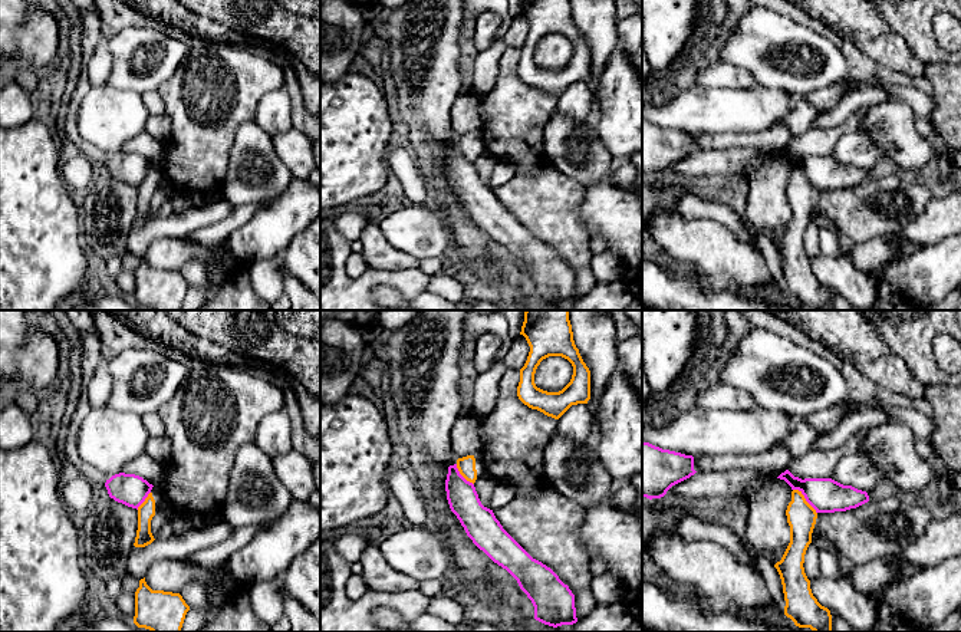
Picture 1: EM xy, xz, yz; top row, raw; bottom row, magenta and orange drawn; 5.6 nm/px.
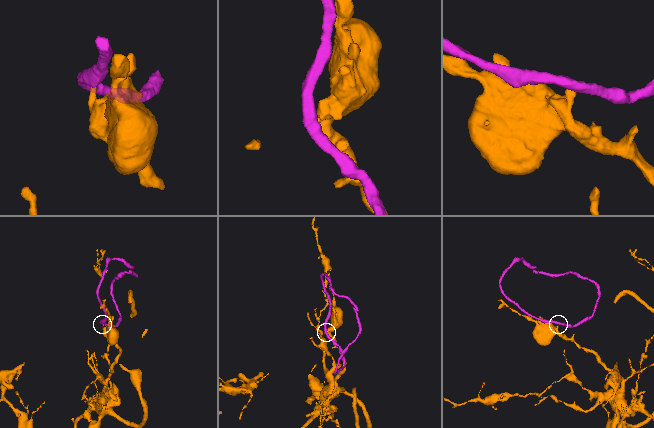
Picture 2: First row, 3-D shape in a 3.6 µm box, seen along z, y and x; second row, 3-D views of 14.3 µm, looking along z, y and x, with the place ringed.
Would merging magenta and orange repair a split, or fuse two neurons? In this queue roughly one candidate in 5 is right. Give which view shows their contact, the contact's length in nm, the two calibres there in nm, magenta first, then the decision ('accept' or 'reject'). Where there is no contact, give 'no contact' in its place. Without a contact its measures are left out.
meets magenta in yz; contact 190 nm long; 190 nm thick on the magenta side, 160 nm on the other; reject

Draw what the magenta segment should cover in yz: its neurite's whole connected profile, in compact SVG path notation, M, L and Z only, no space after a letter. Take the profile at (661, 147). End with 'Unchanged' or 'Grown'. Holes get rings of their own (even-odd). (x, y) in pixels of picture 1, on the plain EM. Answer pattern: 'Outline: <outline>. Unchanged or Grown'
Outline: M642 119L642 175L661 177L672 164L695 151L692 134L662 128Z. Unchanged

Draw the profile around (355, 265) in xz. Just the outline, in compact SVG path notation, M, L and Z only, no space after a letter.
M350 253L348 256L348 260L345 263L345 271L352 277L359 277L365 270L368 269L368 264L365 259L362 257L362 253Z

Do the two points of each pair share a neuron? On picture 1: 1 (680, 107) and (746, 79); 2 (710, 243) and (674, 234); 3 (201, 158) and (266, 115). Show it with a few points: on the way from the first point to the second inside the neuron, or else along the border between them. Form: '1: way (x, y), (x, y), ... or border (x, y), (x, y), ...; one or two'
1: border (695, 84), (718, 88), (753, 86); two
2: way (701, 243), (688, 243), (683, 239); one
3: border (273, 91), (269, 91), (260, 99), (253, 119); two

